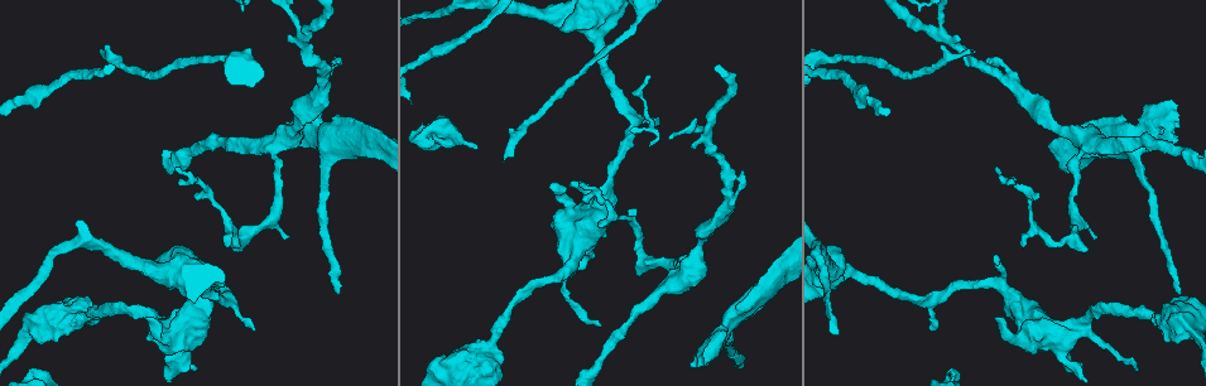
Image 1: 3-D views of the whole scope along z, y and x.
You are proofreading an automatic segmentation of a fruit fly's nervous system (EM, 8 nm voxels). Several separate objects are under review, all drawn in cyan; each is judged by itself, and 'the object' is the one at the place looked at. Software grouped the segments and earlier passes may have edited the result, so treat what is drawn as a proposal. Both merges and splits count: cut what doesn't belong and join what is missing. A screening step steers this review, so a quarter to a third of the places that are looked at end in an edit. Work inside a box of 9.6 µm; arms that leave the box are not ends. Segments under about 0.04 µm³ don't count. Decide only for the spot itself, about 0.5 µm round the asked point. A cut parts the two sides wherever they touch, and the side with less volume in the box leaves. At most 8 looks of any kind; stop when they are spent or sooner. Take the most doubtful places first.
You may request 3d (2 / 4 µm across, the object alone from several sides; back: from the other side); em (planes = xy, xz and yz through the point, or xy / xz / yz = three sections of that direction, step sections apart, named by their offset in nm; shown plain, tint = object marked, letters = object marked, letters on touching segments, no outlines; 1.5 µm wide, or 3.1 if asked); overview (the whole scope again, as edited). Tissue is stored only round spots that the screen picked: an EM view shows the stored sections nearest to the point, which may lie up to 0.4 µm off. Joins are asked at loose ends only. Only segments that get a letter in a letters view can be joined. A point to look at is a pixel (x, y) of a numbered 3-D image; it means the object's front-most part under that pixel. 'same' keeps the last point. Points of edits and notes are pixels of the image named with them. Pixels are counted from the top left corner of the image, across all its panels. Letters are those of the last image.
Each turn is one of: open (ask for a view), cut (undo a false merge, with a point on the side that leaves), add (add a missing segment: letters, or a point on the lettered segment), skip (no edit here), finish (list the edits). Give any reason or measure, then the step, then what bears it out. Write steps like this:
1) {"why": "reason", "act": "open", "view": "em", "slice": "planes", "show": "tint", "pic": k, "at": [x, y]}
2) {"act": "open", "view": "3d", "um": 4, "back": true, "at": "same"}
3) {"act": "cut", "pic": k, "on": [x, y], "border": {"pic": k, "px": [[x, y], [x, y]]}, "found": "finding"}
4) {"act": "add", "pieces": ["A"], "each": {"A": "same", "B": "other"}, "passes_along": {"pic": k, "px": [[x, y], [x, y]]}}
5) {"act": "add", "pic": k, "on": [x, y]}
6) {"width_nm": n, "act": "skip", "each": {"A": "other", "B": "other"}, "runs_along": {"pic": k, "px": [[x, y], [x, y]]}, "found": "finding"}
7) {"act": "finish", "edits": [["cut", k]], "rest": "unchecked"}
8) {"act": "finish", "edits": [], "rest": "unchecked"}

{"why": "branch stops here", "act": "open", "view": "em", "slice": "planes", "show": "plain", "pic": 1, "at": [340, 291]}

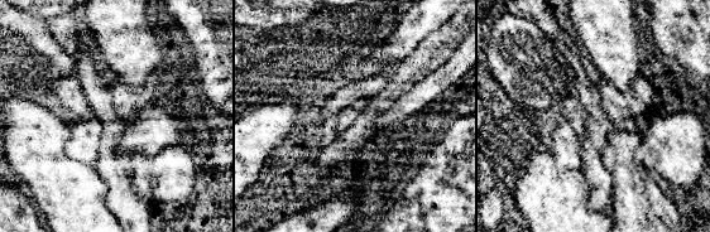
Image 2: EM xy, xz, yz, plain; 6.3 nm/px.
{"why": "see the neighbours", "act": "open", "view": "em", "slice": "planes", "show": "letters", "at": "same"}

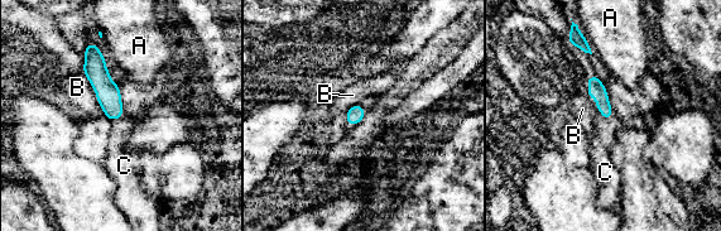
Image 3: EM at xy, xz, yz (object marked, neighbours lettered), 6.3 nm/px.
{"act": "add", "pic": 3, "on": [602, 139], "each": {"A": "other", "B": "other", "C": "same"}, "passes_along": {"pic": 3, "px": [[596, 90], [601, 114], [602, 139]]}, "found": "the cell continues"}

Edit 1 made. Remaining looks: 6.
{"act": "open", "view": "overview"}

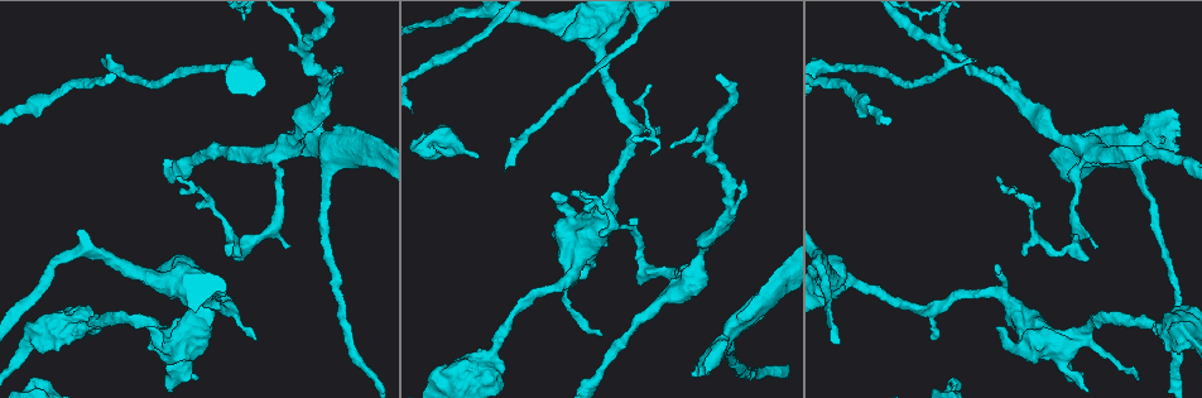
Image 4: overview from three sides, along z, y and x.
{"why": "an open end", "act": "open", "view": "em", "slice": "xy", "step": 8, "show": "letters", "pic": 4, "at": [973, 58]}

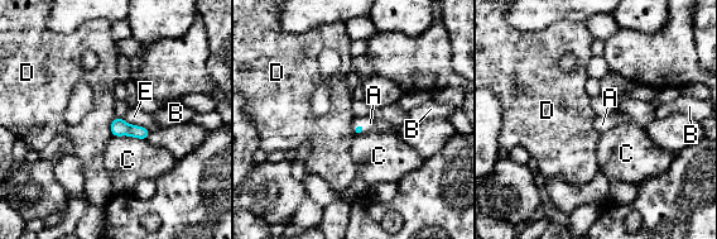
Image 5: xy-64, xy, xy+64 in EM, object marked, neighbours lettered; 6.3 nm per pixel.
{"act": "add", "pic": 5, "on": [370, 123], "each": {"A": "same", "B": "other", "C": "other", "D": "other", "E": "other"}, "passes_along": {"pic": 5, "px": [[360, 128], [359, 124], [370, 123]]}, "found": "it goes on there"}

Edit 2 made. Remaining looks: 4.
{"why": "sudden change in width", "act": "open", "view": "3d", "um": 4, "pic": 4, "at": [479, 364]}

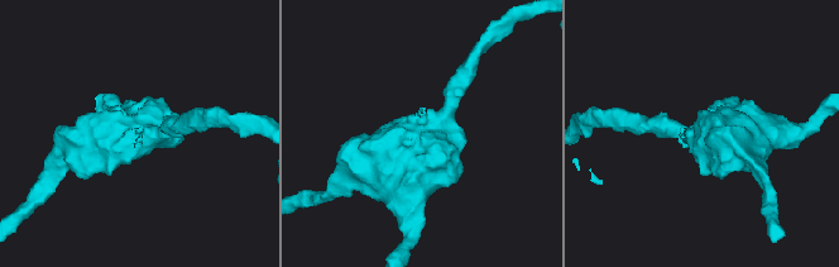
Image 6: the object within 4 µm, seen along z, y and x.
{"act": "open", "view": "em", "slice": "planes", "show": "plain", "pic": 6, "at": [143, 139]}

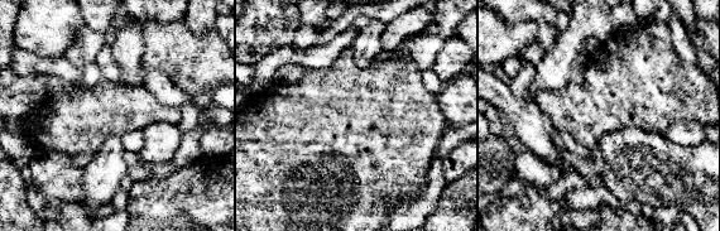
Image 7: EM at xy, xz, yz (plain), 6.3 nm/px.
{"why": "what lies round it", "act": "open", "view": "em", "slice": "planes", "show": "letters", "at": "same"}

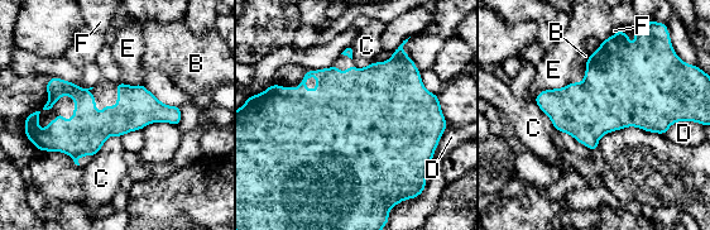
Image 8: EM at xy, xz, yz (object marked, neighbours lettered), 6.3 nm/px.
{"longest_contact_nm": ["C", 220], "act": "skip", "each": {"B": "other", "C": "other", "D": "other", "E": "other", "F": "other"}, "border": {"pic": 8, "px": [[120, 137], [110, 135], [92, 157]]}, "found": "all the same cell"}

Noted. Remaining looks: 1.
{"act": "finish", "edits": [["add", 3], ["add", 5]], "rest": "unchecked"}

